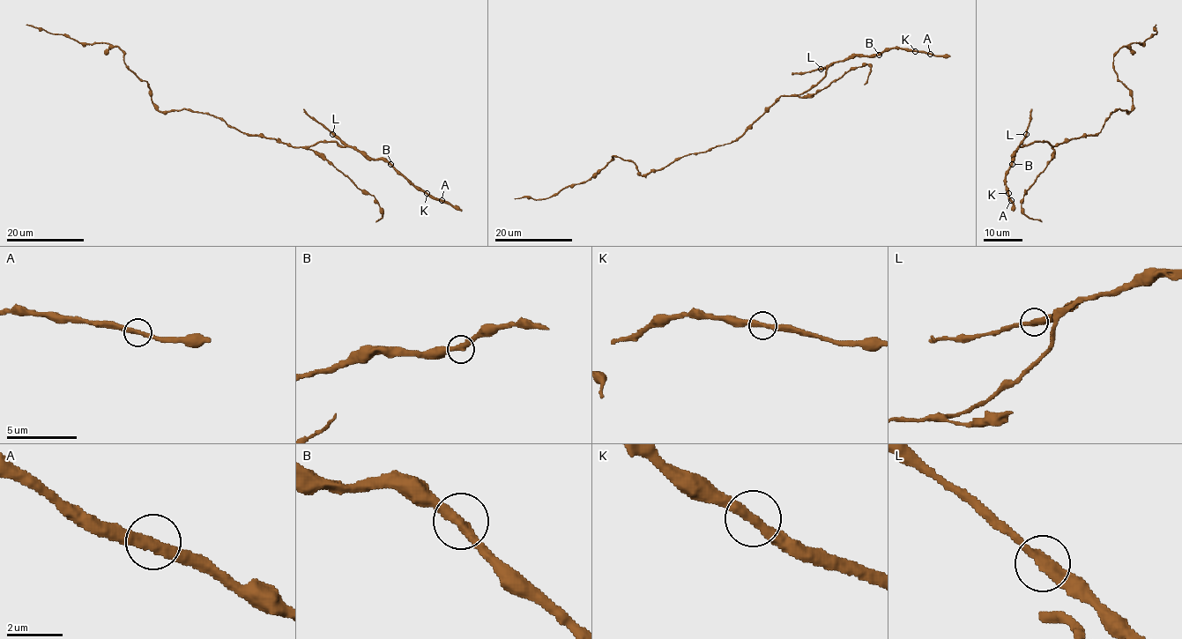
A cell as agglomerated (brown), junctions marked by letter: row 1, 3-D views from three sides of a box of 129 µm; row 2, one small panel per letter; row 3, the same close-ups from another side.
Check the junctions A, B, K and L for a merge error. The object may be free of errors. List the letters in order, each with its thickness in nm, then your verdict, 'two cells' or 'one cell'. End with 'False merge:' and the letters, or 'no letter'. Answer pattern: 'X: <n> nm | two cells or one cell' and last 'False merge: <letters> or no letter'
A: 360 nm | one cell
B: 360 nm | one cell
K: 340 nm | one cell
L: 360 nm | one cell
False merge: no letter

